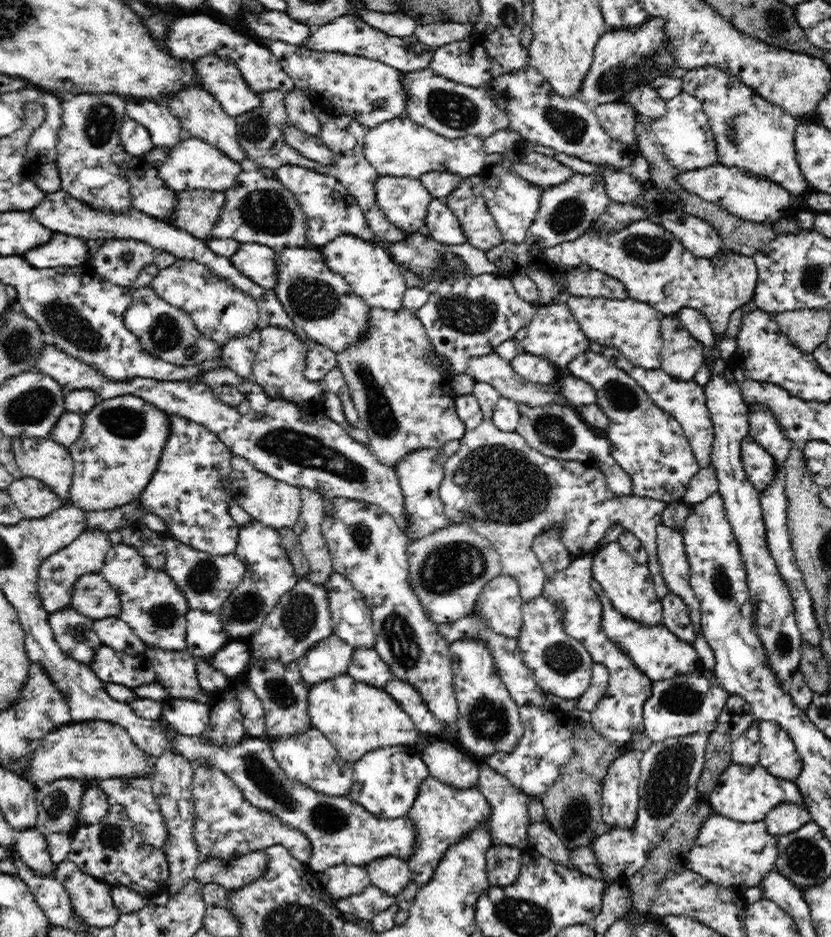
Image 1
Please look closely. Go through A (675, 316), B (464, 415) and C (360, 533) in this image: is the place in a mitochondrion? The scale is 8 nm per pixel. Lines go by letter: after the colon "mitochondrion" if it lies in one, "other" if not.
A: other
B: other
C: mitochondrion

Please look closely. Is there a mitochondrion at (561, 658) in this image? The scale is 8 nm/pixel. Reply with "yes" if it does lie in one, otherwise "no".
yes

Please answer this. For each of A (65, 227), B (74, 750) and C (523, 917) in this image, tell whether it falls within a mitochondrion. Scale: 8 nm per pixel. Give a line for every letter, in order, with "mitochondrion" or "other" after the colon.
A: other
B: mitochondrion
C: mitochondrion

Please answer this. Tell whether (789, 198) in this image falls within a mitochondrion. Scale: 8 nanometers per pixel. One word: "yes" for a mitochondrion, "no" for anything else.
no

